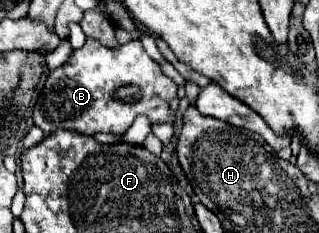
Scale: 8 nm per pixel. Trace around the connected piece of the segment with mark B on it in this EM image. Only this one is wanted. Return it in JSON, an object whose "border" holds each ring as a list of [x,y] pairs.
{"border":[[[87,38],[79,50],[71,52],[63,66],[49,72],[33,108],[33,122],[45,134],[55,130],[73,130],[87,136],[95,132],[125,134],[139,114],[147,116],[151,124],[173,124],[175,114],[171,112],[169,102],[175,96],[175,82],[163,74],[159,62],[147,56],[139,40],[109,48]]]}

